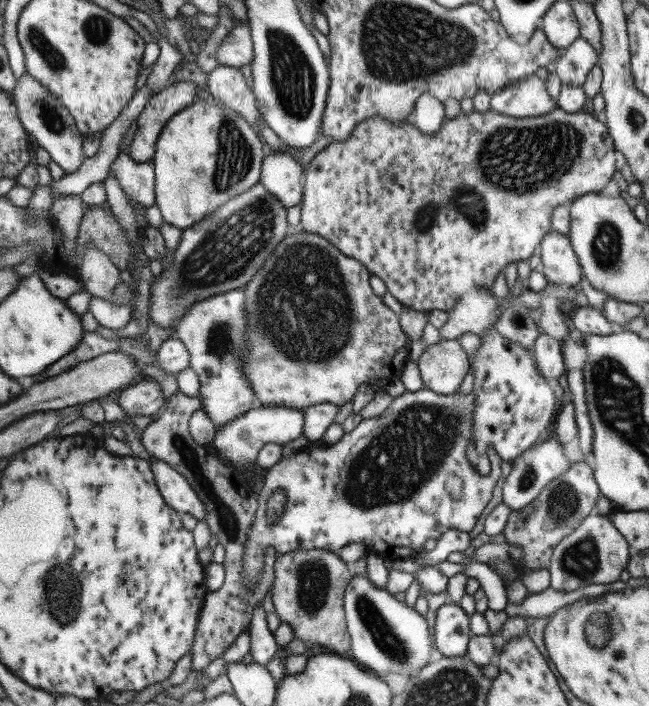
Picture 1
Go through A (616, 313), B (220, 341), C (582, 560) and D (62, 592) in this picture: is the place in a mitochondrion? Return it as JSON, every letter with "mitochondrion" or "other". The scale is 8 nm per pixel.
{"A":"other","B":"mitochondrion","C":"mitochondrion","D":"mitochondrion"}

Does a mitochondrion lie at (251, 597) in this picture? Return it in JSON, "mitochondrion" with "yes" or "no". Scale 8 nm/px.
{"mitochondrion":"no"}

